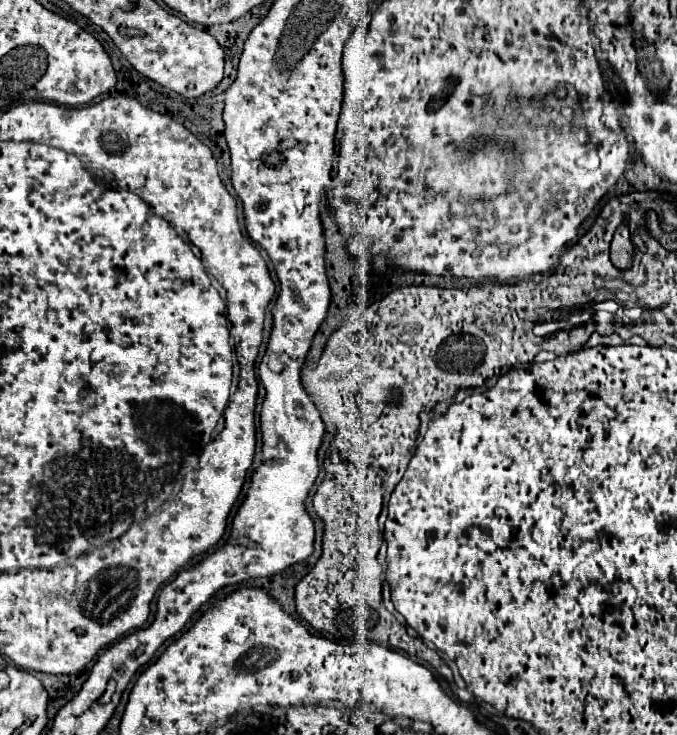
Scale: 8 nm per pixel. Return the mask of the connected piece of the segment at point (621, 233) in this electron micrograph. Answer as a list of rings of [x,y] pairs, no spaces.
[[[626,225],[618,227],[612,240],[612,264],[616,264],[620,270],[630,266],[630,258],[632,258],[632,240],[630,240],[630,232]]]

